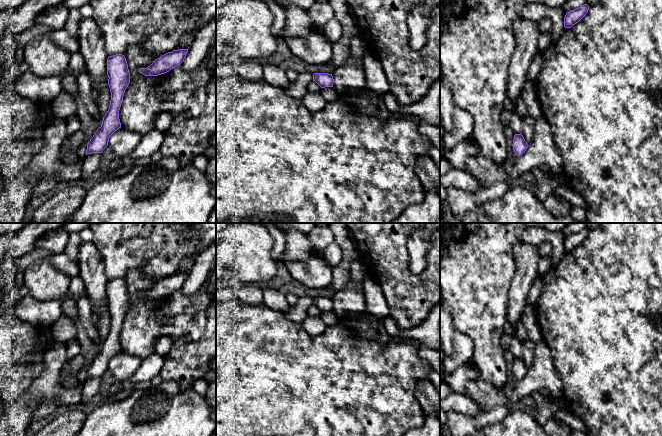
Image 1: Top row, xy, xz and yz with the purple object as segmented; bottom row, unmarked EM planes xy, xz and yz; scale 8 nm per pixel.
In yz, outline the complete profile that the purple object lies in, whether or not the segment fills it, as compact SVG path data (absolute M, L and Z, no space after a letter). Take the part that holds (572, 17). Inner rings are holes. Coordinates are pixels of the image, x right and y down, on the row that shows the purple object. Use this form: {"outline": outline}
{"outline": "M584 4L579 8L567 12L564 17L564 27L571 28L587 14L588 10L589 6Z"}

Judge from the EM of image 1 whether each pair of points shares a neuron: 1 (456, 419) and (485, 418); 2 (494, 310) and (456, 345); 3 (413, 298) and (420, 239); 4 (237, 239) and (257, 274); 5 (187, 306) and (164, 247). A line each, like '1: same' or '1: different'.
1: same
2: different
3: different
4: same
5: different

